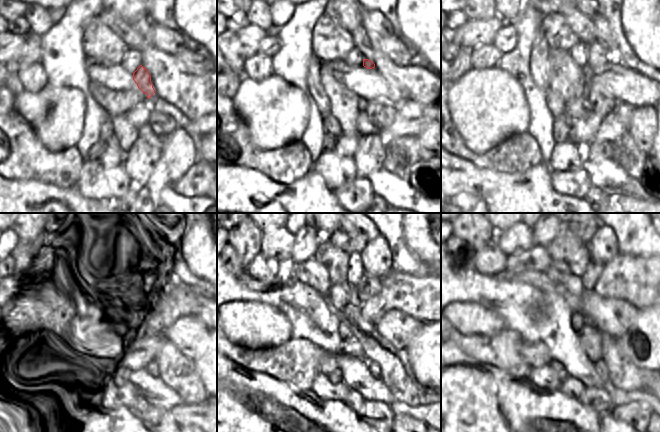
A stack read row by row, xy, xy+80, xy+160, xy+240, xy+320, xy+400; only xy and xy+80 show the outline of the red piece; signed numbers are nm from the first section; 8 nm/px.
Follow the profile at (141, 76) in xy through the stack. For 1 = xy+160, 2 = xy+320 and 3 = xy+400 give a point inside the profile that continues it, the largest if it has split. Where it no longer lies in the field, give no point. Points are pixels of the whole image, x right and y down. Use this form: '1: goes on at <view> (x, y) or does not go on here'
1: goes on at xy+160 (598, 56)
2: goes on at xy+320 (376, 256)
3: goes on at xy+400 (603, 245)

